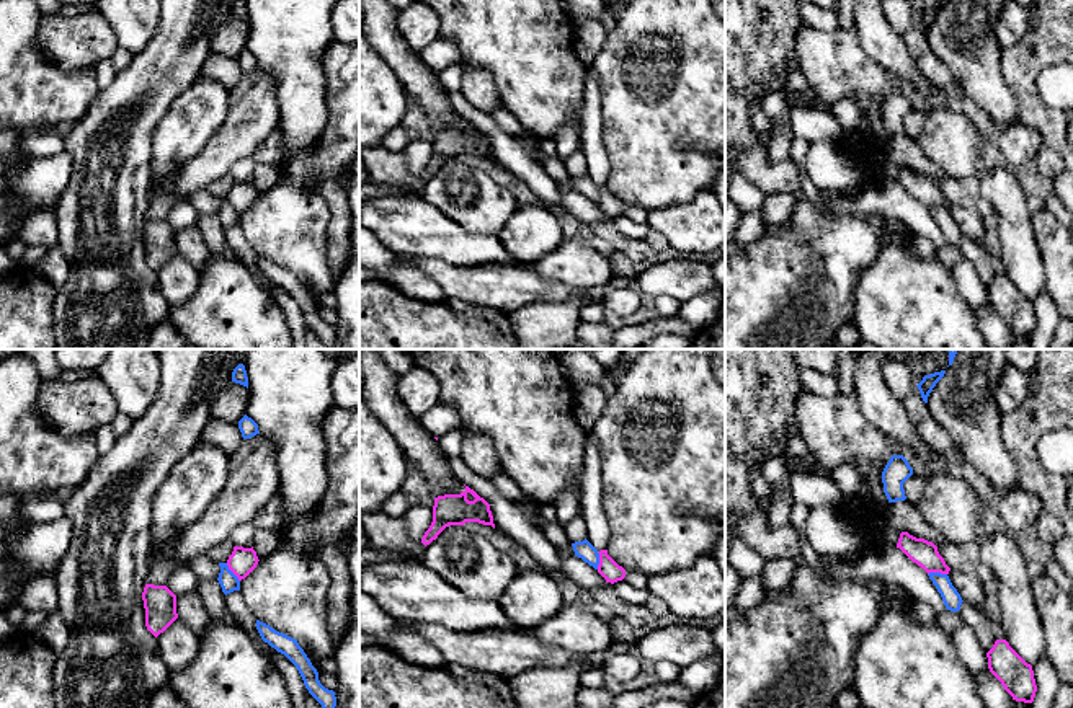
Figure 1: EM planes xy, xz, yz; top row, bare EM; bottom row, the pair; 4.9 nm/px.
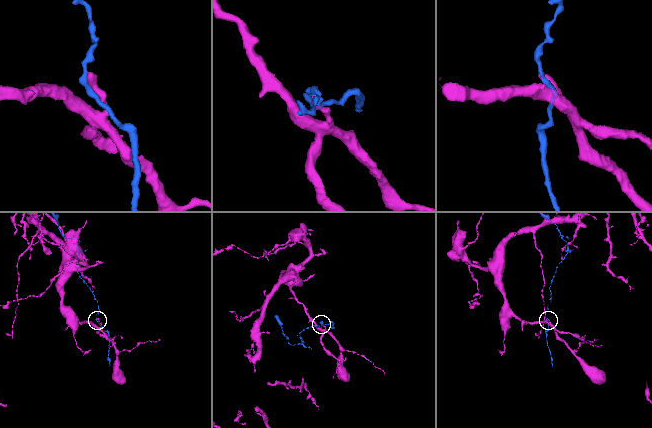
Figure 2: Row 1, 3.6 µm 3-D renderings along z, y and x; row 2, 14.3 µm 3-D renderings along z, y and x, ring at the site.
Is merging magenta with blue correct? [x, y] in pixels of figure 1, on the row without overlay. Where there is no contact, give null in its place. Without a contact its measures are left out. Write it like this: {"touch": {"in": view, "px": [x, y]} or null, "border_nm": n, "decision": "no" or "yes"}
{"touch": {"in": "yz", "px": [936, 206]}, "border_nm": 100, "decision": "no"}

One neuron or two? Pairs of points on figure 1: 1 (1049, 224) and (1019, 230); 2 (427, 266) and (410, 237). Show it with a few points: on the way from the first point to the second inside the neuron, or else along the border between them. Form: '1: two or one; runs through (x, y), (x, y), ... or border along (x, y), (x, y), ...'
1: two; border along (1031, 212), (1032, 235), (1042, 265)
2: two; border along (417, 256), (448, 260), (459, 266)

